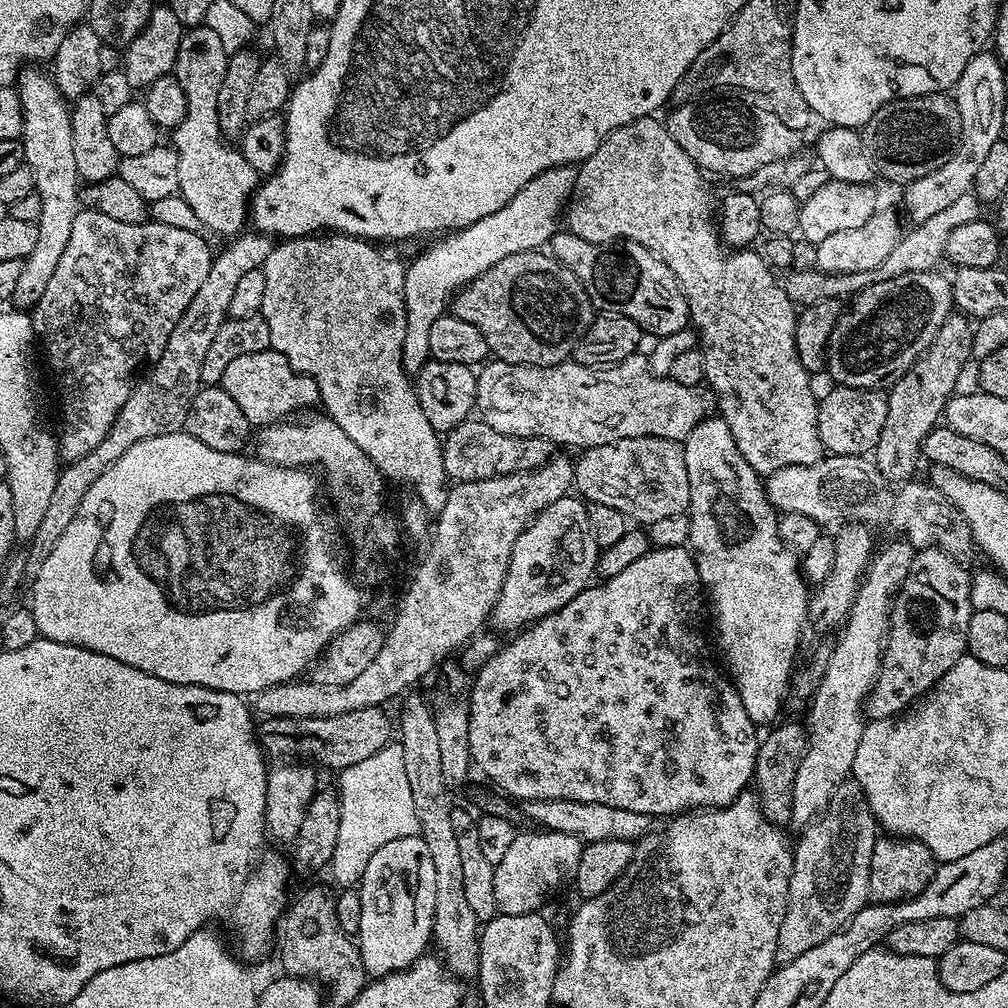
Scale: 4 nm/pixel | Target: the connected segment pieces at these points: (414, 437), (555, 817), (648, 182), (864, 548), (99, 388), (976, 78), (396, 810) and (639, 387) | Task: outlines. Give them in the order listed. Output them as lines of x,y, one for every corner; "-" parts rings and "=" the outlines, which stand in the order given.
313,234
285,239
273,247
272,252
265,258
262,271
266,278
266,294
262,294
262,306
259,315
264,317
266,326
270,326
271,351
280,352
290,362
290,366
297,372
312,376
320,391
320,404
323,411
341,428
346,430
350,442
357,444
362,451
372,459
380,475
392,480
396,484
409,484
415,499
425,513
440,513
446,503
450,484
444,469
444,449
441,437
426,422
426,414
422,414
422,406
416,397
413,381
410,379
409,369
404,366
404,339
408,329
406,318
406,302
404,301
404,273
405,261
395,260
384,252
379,252
375,243
358,236
343,234
=
546,798
545,800
527,801
523,808
525,814
536,823
533,825
547,831
573,835
584,844
606,842
607,840
636,842
647,836
654,824
653,817
646,814
638,814
634,810
622,810
622,806
606,806
602,802
=
644,116
641,120
630,122
626,126
618,126
600,143
598,150
590,154
579,167
576,168
576,185
572,191
572,198
566,205
566,228
567,231
578,234
578,238
586,238
586,242
598,242
599,244
611,244
618,240
633,240
642,246
646,246
666,266
670,266
672,273
678,278
681,290
688,300
688,314
695,331
698,333
699,343
704,353
704,379
716,392
720,392
719,415
730,426
730,434
734,438
734,446
750,462
750,466
761,477
767,478
772,472
782,470
786,466
802,466
813,464
822,459
824,447
818,438
818,426
816,425
816,409
818,407
818,396
812,393
810,373
804,369
802,362
796,353
796,318
798,315
797,305
789,298
788,291
783,283
776,281
777,273
768,267
763,255
756,250
728,250
720,239
719,231
714,227
714,200
704,185
705,177
702,170
674,142
674,138
668,133
667,127
660,124
652,116
=
844,522
835,529
835,532
836,537
831,537
830,540
834,546
834,562
830,566
830,574
821,584
815,585
808,602
810,628
812,624
816,632
828,632
835,624
836,627
843,625
856,597
858,583
874,554
874,547
872,548
874,534
864,524
=
82,210
74,218
70,242
54,269
54,278
46,282
46,291
30,312
48,368
64,387
60,396
66,407
76,411
69,424
62,425
60,432
58,428
61,461
82,458
107,438
122,406
126,406
126,398
130,398
134,378
162,354
178,318
210,274
214,252
202,237
200,232
178,230
178,226
155,222
130,225
89,210
=
985,50
970,58
966,70
962,70
954,89
956,109
960,112
960,140
953,148
952,155
942,162
942,166
938,166
938,170
930,170
930,174
911,181
903,189
904,208
912,222
930,218
930,214
938,214
938,210
946,210
946,206
958,202
962,194
969,192
990,146
1001,140
1002,106
1006,103
1003,67
1005,65
999,56
=
389,742
376,754
362,762
341,771
340,788
340,829
336,843
334,869
340,886
359,885
364,877
370,858
386,842
394,842
400,836
415,836
420,823
414,810
414,797
410,794
410,782
406,778
406,762
402,762
402,746
=
644,354
628,356
622,362
603,368
588,368
585,364
575,362
552,364
549,368
539,368
538,366
526,366
525,364
508,364
504,360
493,359
479,369
476,377
476,408
478,409
479,419
485,420
494,430
498,430
498,434
542,438
543,440
549,440
554,446
565,444
568,448
583,450
593,448
594,446
606,446
610,442
618,442
626,438
638,438
639,436
653,436
654,438
684,441
692,433
694,426
698,426
709,415
708,400
700,391
699,387
682,386
671,378
655,376
648,368
648,357

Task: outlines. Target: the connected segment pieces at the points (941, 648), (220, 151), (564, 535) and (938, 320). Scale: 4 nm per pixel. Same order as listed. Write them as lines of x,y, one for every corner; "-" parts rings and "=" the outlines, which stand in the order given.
935,546
921,547
913,555
912,571
898,589
880,672
862,705
868,720
899,717
965,655
968,623
974,609
970,602
970,572
960,564
957,557
=
205,26
189,27
182,42
178,42
178,58
174,75
186,94
186,118
171,133
171,147
178,154
178,195
190,202
190,210
198,214
198,222
223,238
232,238
249,223
250,201
258,187
258,173
250,162
225,137
220,135
218,126
218,89
222,78
226,78
229,52
223,48
223,38
=
572,494
558,498
553,505
548,505
537,513
524,532
518,534
508,558
500,596
492,606
490,624
492,622
494,627
511,633
566,606
566,602
575,598
583,588
589,587
596,569
597,555
596,539
588,521
588,504
=
939,271
902,274
898,278
886,278
856,293
851,301
852,309
841,311
834,330
828,339
826,357
827,375
836,379
841,388
879,389
883,380
895,381
897,376
908,372
912,365
924,355
924,351
934,342
942,322
953,315
952,286
947,275
939,276

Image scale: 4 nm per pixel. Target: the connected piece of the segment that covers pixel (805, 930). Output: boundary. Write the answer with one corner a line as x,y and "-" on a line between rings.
851,787
837,792
794,844
788,905
776,939
777,961
787,962
806,954
806,950
839,932
857,910
869,903
868,871
878,825
859,787

